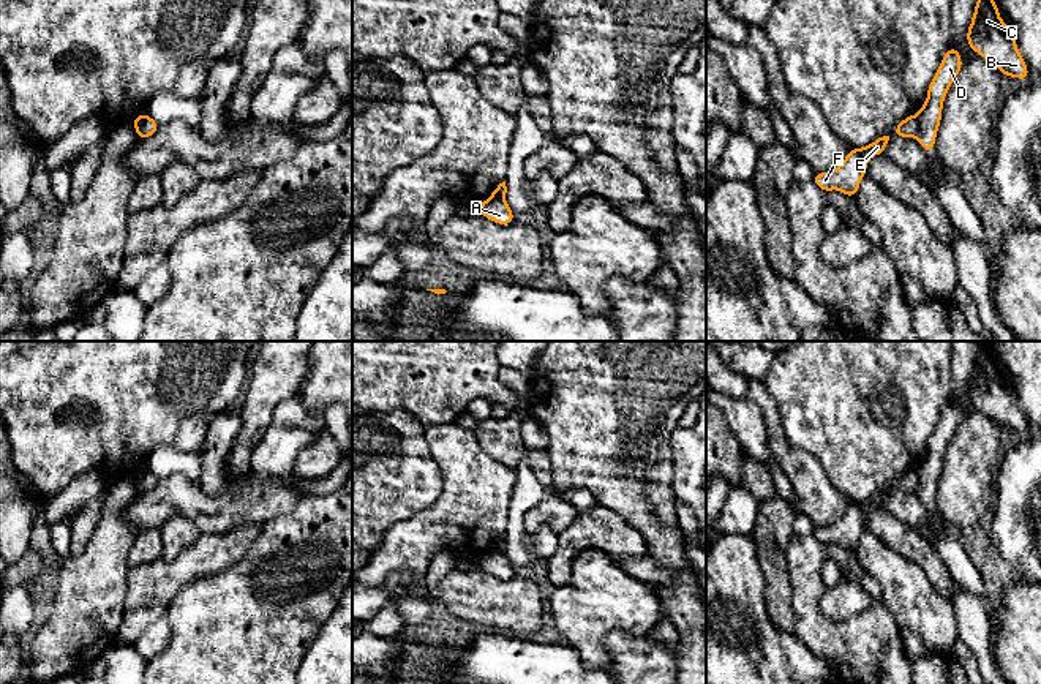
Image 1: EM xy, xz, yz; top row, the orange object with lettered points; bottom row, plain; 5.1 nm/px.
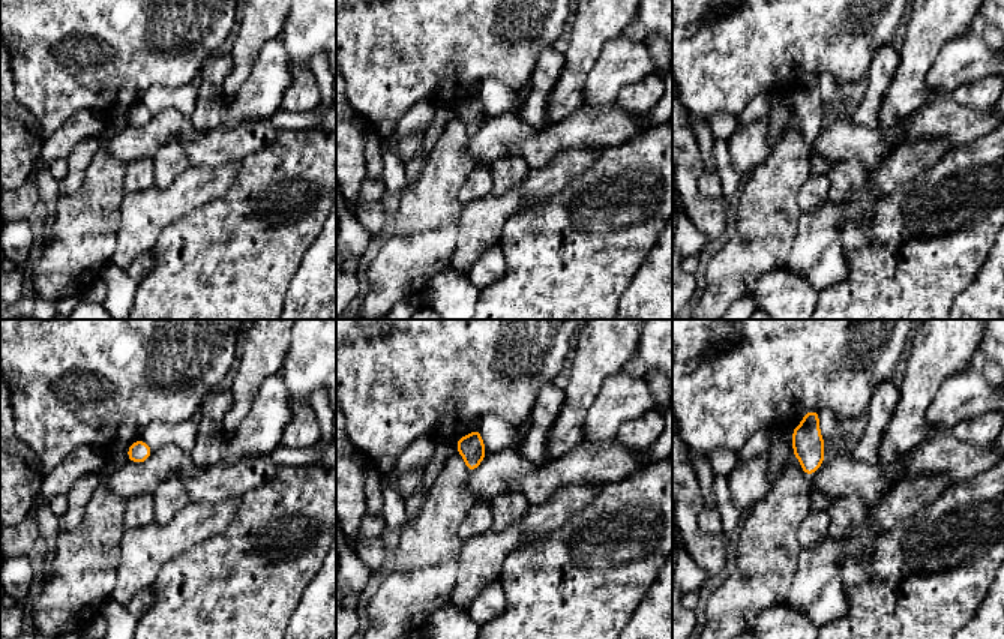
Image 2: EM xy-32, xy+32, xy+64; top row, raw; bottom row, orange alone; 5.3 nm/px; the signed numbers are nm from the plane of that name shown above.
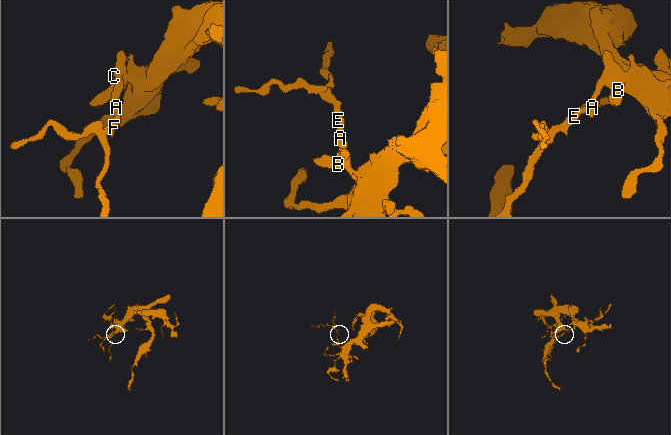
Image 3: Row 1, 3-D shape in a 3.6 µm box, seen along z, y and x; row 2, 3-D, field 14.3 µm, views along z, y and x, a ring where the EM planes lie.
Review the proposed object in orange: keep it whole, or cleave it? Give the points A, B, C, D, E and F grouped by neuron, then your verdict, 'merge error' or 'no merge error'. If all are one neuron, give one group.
A B C D / E F; merge error

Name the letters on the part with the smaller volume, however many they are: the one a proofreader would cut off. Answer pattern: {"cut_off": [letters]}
{"cut_off": ["E", "F"]}

